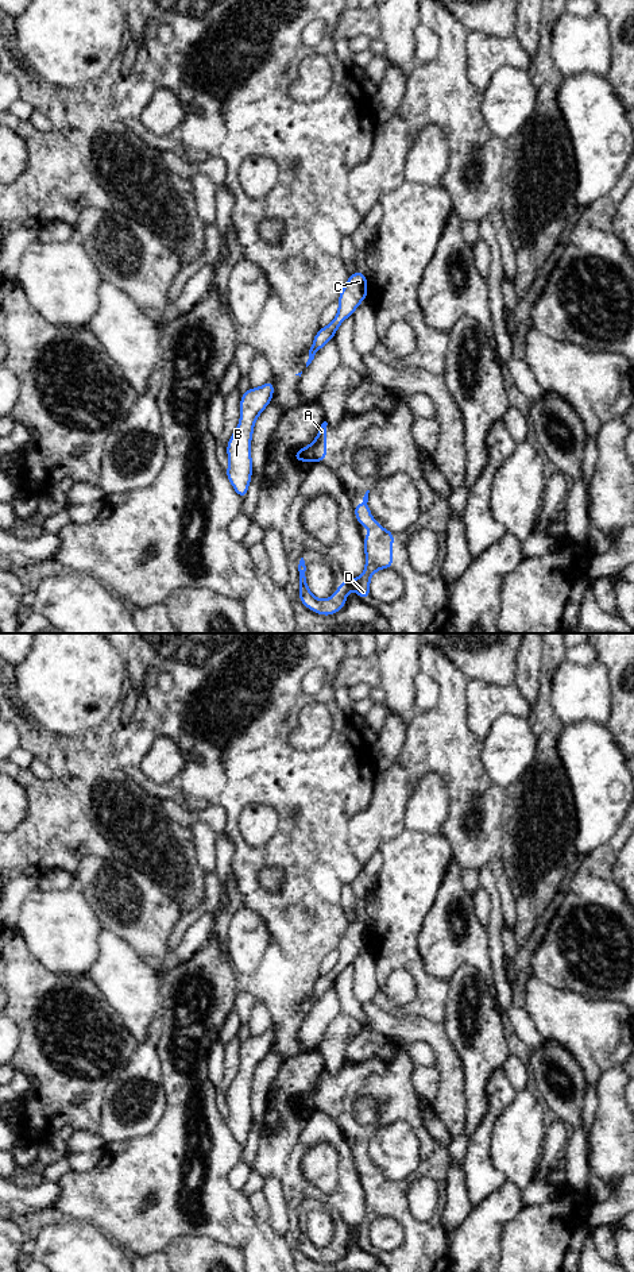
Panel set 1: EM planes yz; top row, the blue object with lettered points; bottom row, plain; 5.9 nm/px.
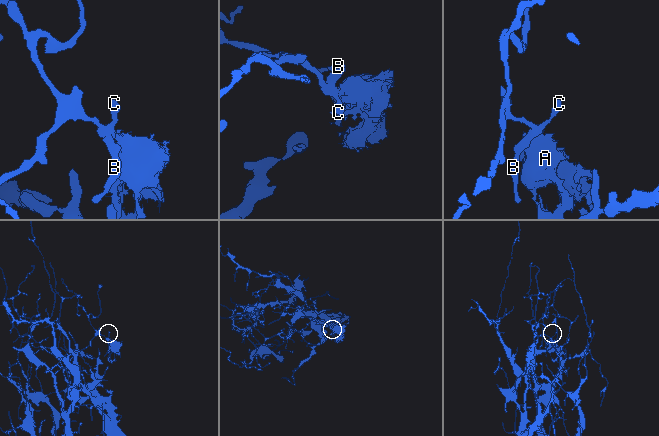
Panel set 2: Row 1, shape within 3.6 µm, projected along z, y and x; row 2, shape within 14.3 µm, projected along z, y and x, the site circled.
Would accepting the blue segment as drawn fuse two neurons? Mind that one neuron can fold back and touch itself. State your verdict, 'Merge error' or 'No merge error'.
Merge error

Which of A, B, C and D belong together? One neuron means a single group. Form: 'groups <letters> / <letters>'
groups A D / B C

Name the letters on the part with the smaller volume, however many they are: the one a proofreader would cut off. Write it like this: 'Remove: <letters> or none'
Remove: A, D

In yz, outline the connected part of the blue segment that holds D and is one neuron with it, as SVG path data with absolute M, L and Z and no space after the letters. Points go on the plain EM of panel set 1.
M370 1138L366 1140L362 1153L353 1153L353 1160L356 1163L359 1175L366 1172L370 1180L363 1187L366 1199L366 1215L364 1221L359 1226L345 1226L343 1231L337 1234L337 1240L332 1245L329 1245L328 1248L317 1248L310 1241L310 1237L308 1234L308 1229L305 1225L305 1209L304 1206L301 1206L299 1209L299 1248L306 1256L318 1263L329 1264L341 1258L345 1254L347 1242L351 1240L352 1236L356 1237L356 1242L362 1248L371 1246L370 1227L372 1222L380 1217L393 1215L393 1187L397 1184L397 1182L388 1180L380 1173L380 1171L378 1173L375 1172L376 1168L370 1161L367 1152L368 1141Z

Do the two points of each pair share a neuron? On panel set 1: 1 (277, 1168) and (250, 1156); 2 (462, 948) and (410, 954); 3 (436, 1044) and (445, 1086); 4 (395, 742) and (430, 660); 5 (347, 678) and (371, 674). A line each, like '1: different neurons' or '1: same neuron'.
1: different neurons
2: different neurons
3: same neuron
4: different neurons
5: same neuron

